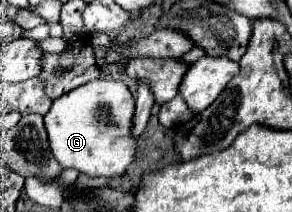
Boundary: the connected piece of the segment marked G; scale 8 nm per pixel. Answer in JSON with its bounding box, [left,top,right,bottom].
[44,80,138,178]

